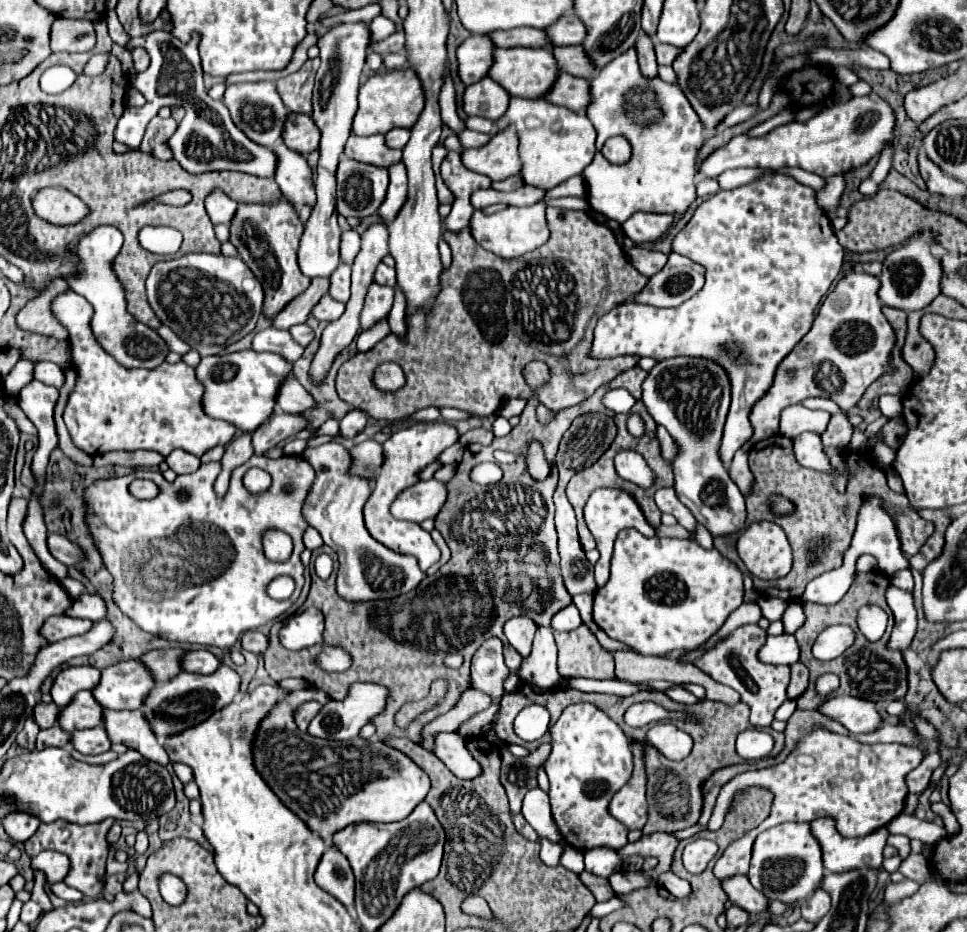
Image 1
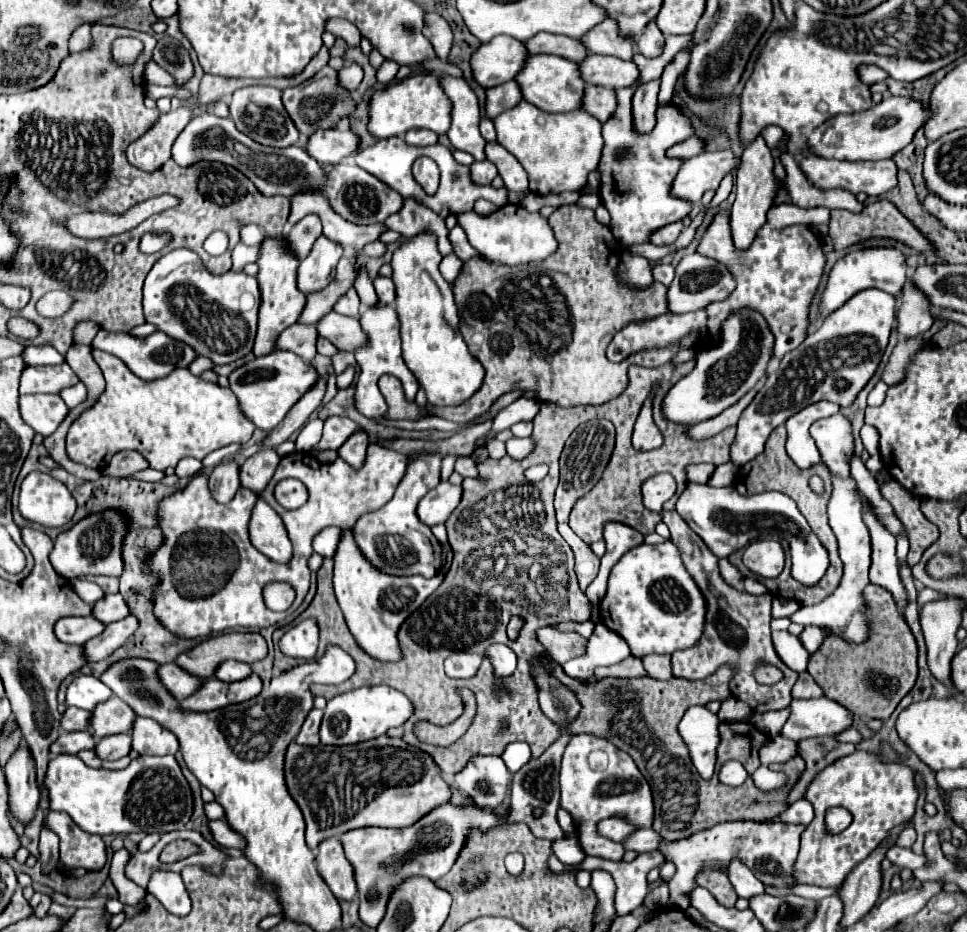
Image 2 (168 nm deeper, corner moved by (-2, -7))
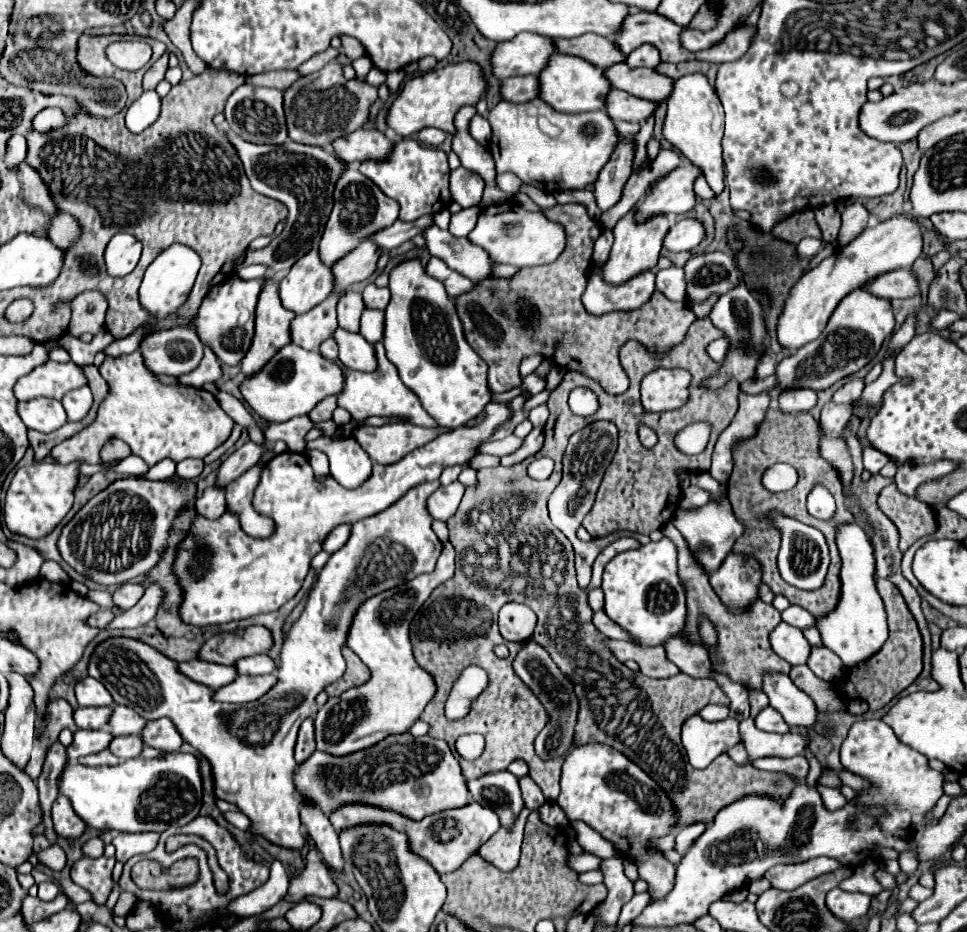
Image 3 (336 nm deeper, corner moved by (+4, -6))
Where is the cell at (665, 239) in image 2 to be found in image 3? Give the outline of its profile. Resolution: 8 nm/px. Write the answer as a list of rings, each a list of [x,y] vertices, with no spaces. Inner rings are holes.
[[[682,219],[670,227],[664,237],[664,247],[668,251],[690,251],[704,239],[704,227],[696,219]]]

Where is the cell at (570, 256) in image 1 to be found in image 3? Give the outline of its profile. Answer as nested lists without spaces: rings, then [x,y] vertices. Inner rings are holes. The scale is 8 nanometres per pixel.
[[[582,203],[556,205],[556,207],[550,207],[550,209],[544,209],[544,215],[546,215],[548,219],[552,219],[554,223],[560,223],[560,225],[564,227],[564,231],[566,231],[566,249],[564,249],[562,255],[560,255],[556,261],[552,261],[550,265],[540,265],[540,267],[530,267],[530,269],[528,269],[528,267],[518,269],[512,279],[500,279],[500,277],[498,277],[498,279],[486,279],[486,281],[476,283],[468,293],[458,295],[458,297],[456,297],[456,311],[458,311],[458,317],[460,317],[462,325],[464,325],[464,337],[466,337],[466,341],[470,343],[470,347],[488,363],[488,387],[490,387],[492,393],[504,393],[504,391],[508,391],[508,389],[520,387],[520,385],[522,385],[522,379],[520,379],[520,373],[518,373],[520,361],[522,361],[524,357],[540,355],[540,357],[544,357],[544,359],[554,361],[554,363],[556,363],[558,367],[562,367],[562,369],[578,371],[578,373],[582,373],[582,375],[590,375],[590,379],[594,379],[606,393],[610,393],[610,395],[620,395],[620,393],[626,391],[626,373],[624,373],[624,369],[622,369],[622,365],[620,365],[620,361],[618,361],[618,351],[620,351],[620,347],[622,347],[628,339],[634,339],[634,341],[642,343],[652,355],[664,357],[672,347],[676,347],[676,345],[684,339],[688,327],[696,321],[696,315],[694,315],[694,311],[692,311],[686,303],[682,303],[682,301],[670,301],[670,299],[668,299],[664,293],[660,293],[660,291],[654,291],[648,303],[644,303],[642,307],[632,309],[632,311],[610,311],[610,313],[604,313],[604,315],[592,315],[592,313],[588,313],[586,307],[584,307],[584,303],[582,303],[582,293],[586,291],[586,285],[588,285],[588,267],[590,267],[590,263],[592,263],[592,247],[594,247],[594,241],[596,241],[596,237],[600,235],[602,229],[600,229],[600,225],[588,215],[586,205],[582,205]]]

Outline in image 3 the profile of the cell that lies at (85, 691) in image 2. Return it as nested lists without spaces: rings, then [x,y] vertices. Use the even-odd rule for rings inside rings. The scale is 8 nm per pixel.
[[[86,677],[76,683],[74,687],[76,699],[80,707],[90,707],[90,705],[102,705],[102,703],[114,703],[112,695],[106,691],[106,687],[100,685],[100,681]]]

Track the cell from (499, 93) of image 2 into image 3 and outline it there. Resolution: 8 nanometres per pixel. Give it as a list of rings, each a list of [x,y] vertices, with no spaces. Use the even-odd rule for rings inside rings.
[[[508,77],[500,83],[500,97],[510,103],[526,103],[538,97],[538,77]]]

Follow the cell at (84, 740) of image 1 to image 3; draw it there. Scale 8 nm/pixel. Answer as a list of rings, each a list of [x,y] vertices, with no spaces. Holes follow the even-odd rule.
[[[124,735],[124,737],[114,737],[112,743],[108,745],[108,749],[112,749],[112,753],[120,759],[120,761],[126,761],[126,759],[132,759],[132,757],[138,757],[140,751],[142,751],[144,743],[140,739],[140,735]]]

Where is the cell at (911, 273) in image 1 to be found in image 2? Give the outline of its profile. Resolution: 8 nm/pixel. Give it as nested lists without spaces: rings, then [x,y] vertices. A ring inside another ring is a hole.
[[[906,282],[902,292],[902,308],[898,312],[898,336],[900,338],[916,338],[922,336],[932,326],[932,306],[926,296],[918,296],[910,282]]]

